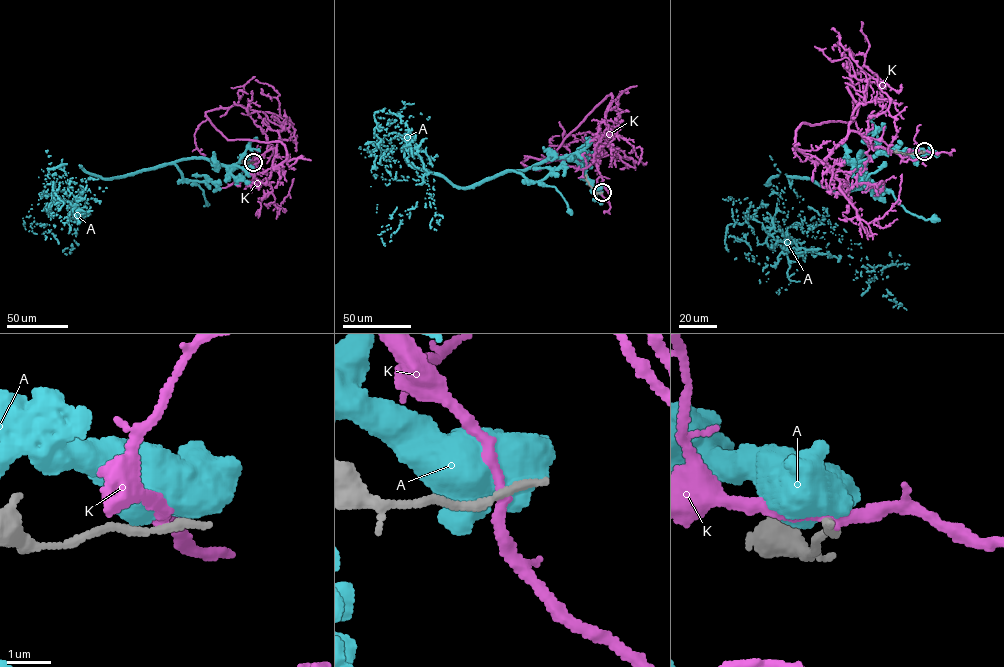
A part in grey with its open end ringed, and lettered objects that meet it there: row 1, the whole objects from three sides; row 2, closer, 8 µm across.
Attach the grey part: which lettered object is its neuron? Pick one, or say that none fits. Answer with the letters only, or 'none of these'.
none of these

